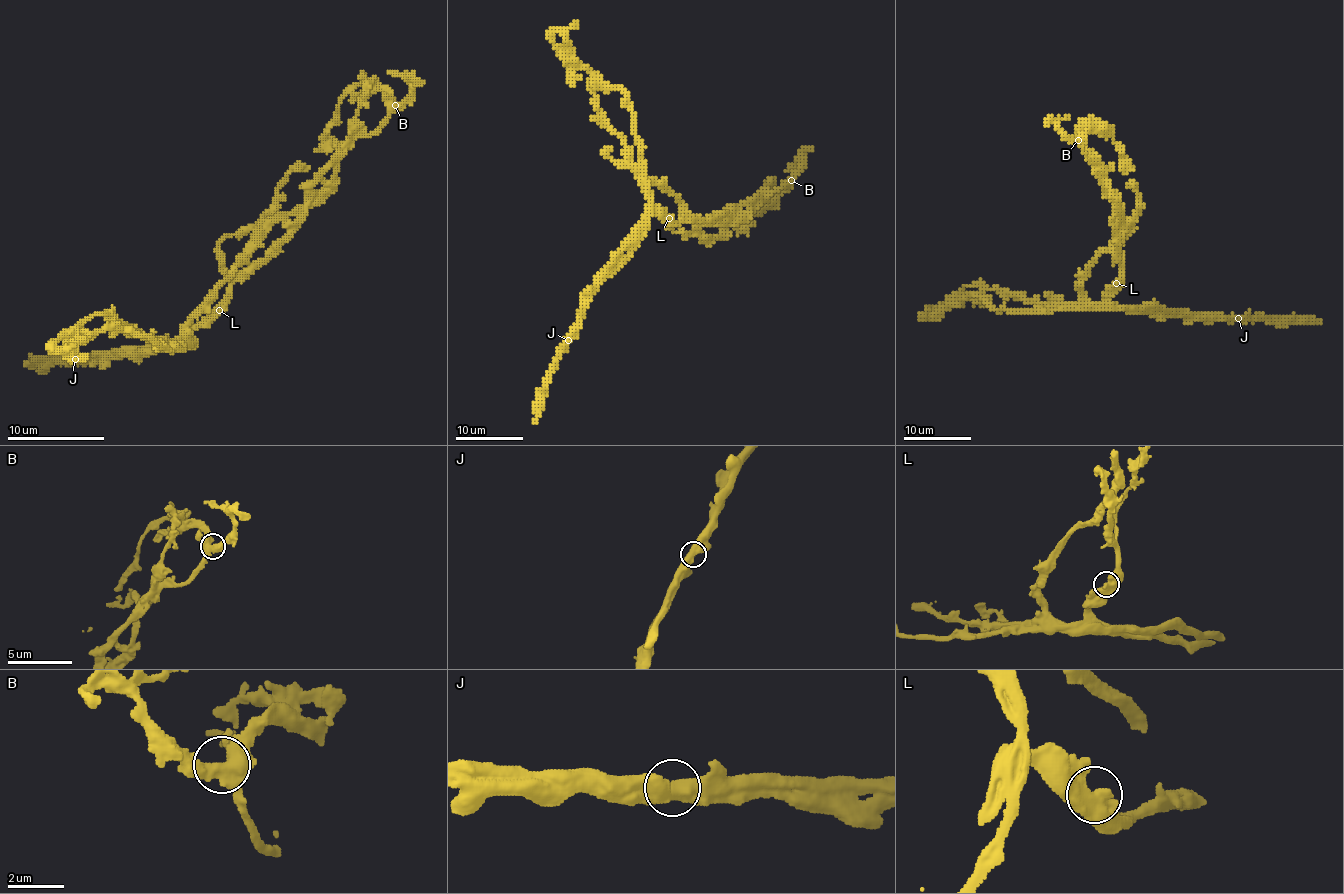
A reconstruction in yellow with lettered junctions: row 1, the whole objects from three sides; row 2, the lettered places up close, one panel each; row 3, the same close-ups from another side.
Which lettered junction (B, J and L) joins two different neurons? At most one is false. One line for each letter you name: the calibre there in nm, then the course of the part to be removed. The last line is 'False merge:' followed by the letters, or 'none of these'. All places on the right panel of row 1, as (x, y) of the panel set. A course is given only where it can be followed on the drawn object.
J: calibre 600 nm; course (1238, 317), (1094, 305), (1085, 297), (1080, 275), (1121, 230), (1121, 202), (1107, 174), (1058, 122), (1070, 116)
False merge: J

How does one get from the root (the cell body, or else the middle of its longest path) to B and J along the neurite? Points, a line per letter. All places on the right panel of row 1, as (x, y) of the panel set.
B: (1121, 280), (1119, 234), (1112, 222), (1112, 195), (1102, 183), (1097, 164), (1087, 157), (1078, 140)
J: (1121, 280), (1107, 297), (1126, 309), (1141, 309), (1157, 314), (1238, 317)

